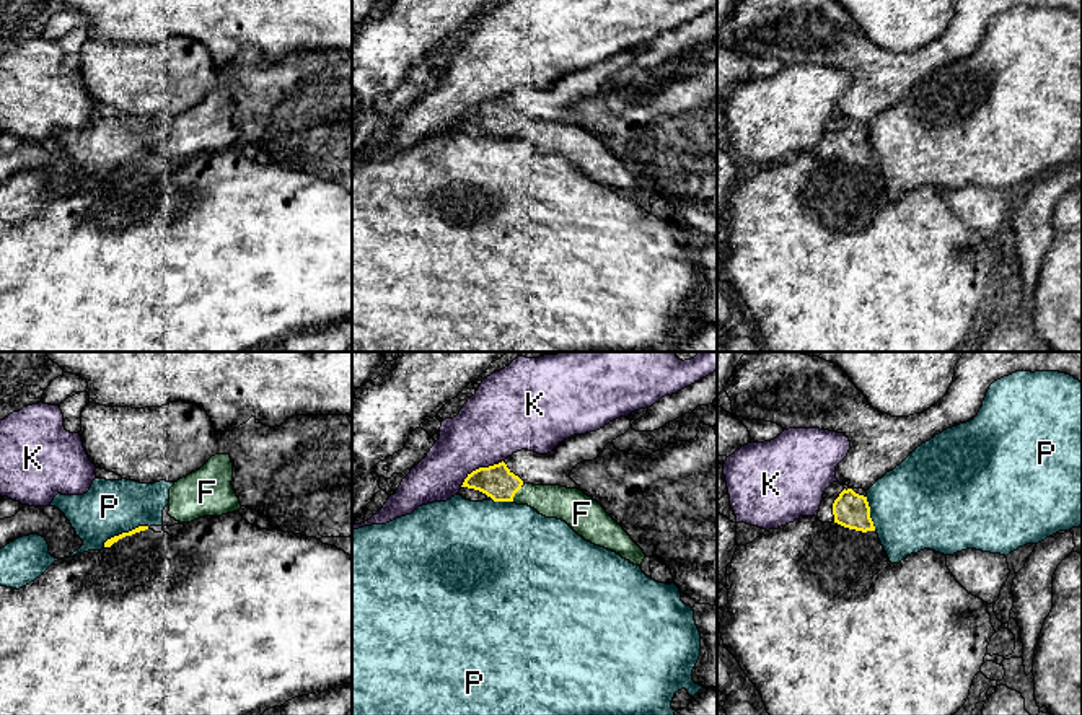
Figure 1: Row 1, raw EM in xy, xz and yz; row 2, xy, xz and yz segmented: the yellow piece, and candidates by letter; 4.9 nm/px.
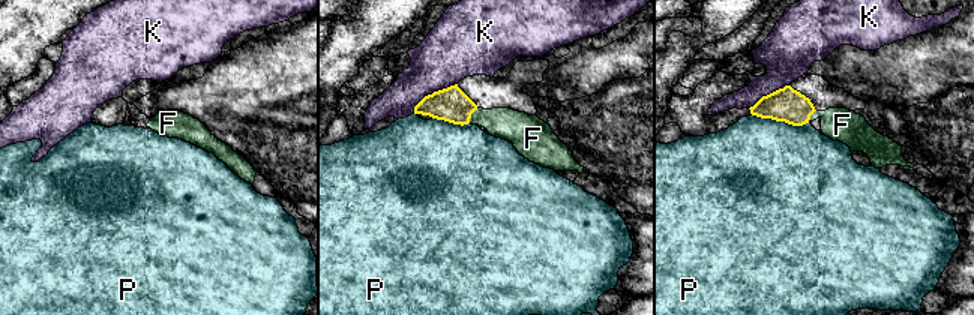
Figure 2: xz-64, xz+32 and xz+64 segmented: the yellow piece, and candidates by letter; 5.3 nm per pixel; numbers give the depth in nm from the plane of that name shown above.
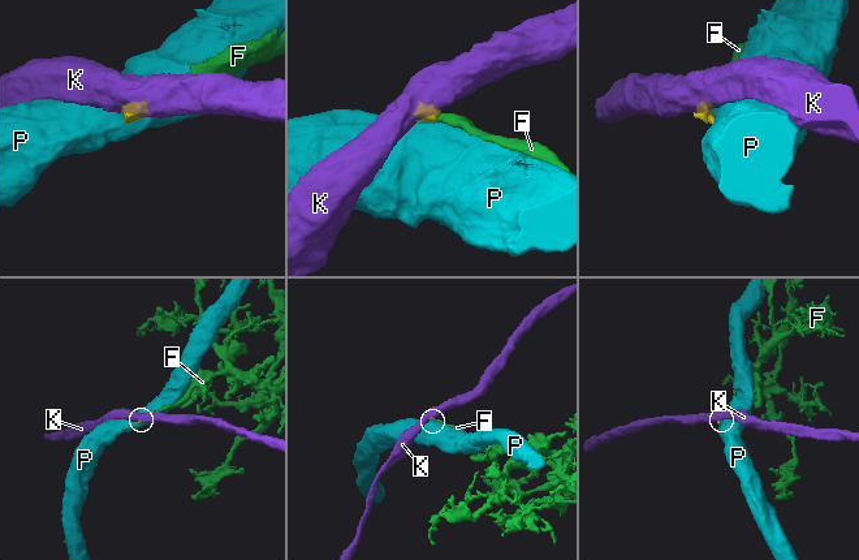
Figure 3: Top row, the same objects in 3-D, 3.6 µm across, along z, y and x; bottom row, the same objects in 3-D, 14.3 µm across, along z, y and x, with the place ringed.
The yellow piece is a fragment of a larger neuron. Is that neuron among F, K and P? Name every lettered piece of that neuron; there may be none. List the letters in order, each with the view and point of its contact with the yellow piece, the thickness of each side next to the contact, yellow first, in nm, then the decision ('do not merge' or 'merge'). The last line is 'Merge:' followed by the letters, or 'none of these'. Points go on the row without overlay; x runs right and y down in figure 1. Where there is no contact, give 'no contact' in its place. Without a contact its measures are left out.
F: xz (515, 127) | 160/160 nm | merge
K: xz (479, 103) | 160/360 nm | do not merge
P: xy (124, 168) | 40/280 nm | do not merge
Merge: F

